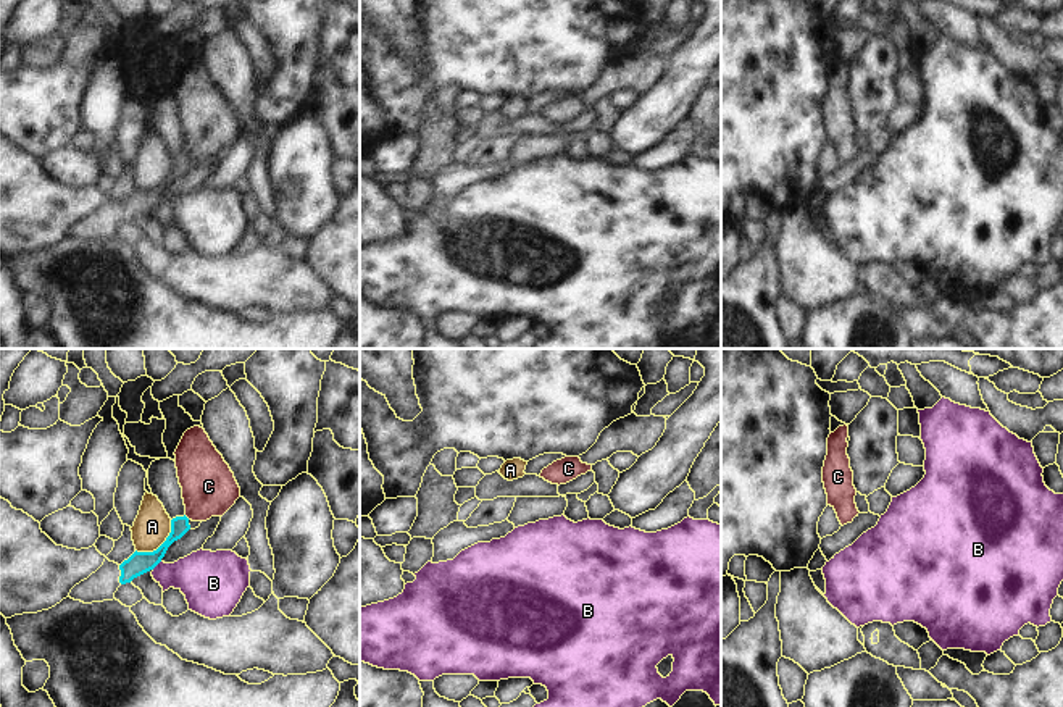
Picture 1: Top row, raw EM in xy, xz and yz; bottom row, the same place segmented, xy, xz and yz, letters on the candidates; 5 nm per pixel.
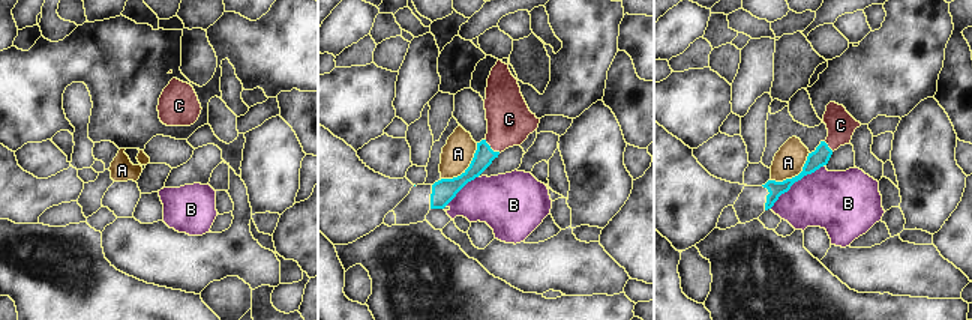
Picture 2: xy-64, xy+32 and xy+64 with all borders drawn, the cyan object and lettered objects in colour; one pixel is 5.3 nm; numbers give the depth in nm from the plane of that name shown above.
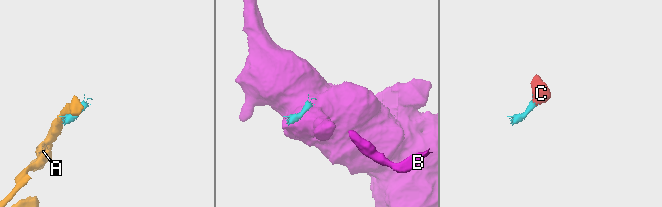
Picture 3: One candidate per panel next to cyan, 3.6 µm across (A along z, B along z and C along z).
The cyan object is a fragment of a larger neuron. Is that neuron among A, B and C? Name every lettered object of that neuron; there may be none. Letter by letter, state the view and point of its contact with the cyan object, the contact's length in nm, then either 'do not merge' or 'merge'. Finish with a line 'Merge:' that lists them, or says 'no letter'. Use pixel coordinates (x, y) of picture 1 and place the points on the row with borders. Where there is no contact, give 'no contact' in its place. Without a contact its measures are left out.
A: contact xy (162, 544); length 240 nm; do not merge
B: contact xy (155, 565); length 60 nm; do not merge
C: contact xy (186, 517); length 40 nm; merge
Merge: C

